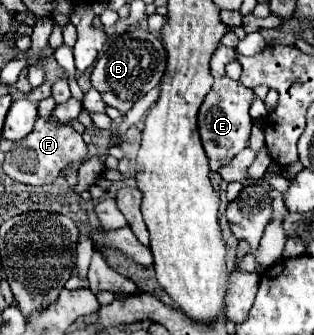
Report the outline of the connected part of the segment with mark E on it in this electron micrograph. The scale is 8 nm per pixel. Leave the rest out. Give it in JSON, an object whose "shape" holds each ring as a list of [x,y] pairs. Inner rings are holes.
{"shape":[[[219,45],[217,51],[211,57],[211,75],[215,79],[211,91],[207,93],[201,109],[199,109],[199,133],[205,147],[205,153],[209,157],[211,171],[217,171],[221,165],[229,163],[239,151],[243,151],[249,143],[249,133],[253,127],[253,121],[249,117],[249,107],[255,99],[253,89],[243,87],[239,81],[233,81],[225,73],[225,65],[235,59],[235,49],[229,49],[225,45]]]}

